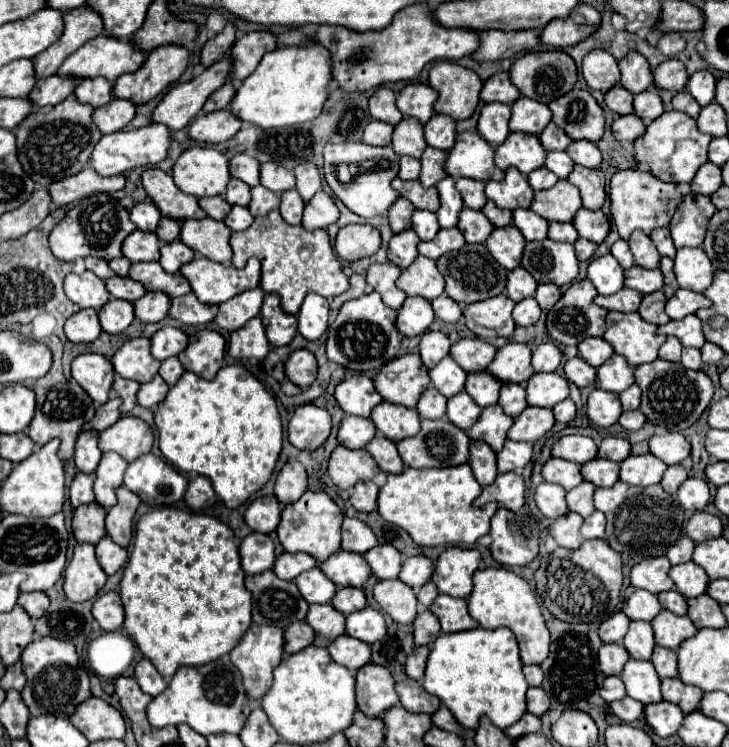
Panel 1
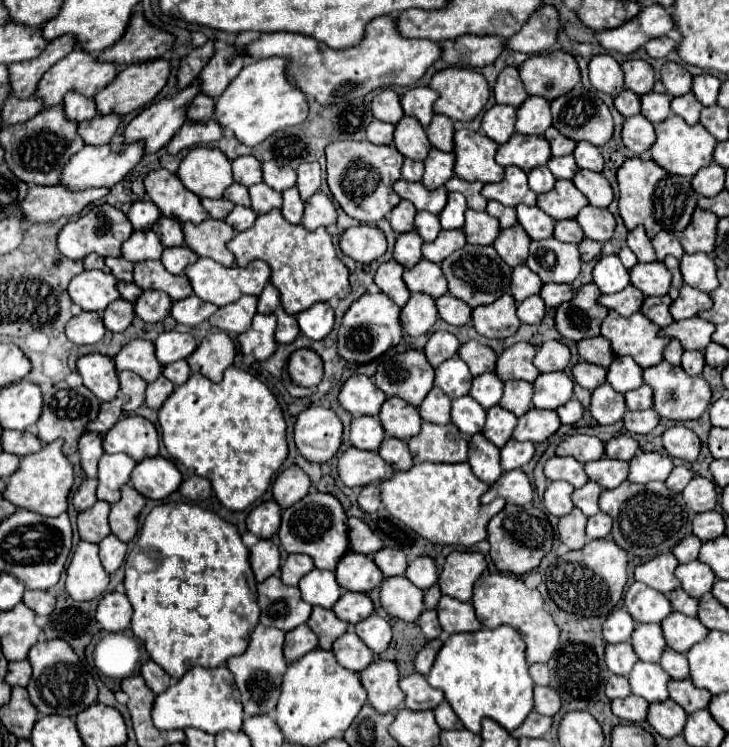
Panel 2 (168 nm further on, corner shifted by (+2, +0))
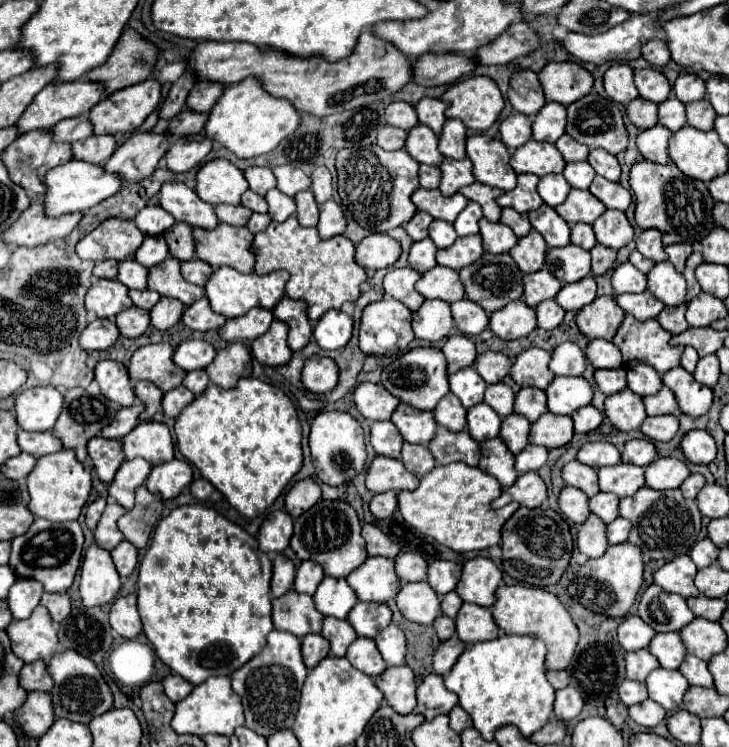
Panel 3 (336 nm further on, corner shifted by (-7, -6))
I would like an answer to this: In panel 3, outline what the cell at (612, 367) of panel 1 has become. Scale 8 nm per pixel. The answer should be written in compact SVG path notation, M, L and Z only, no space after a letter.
M636 364L632 368L626 370L626 382L628 382L628 388L638 394L638 396L650 396L650 394L656 394L660 388L662 388L662 378L660 374L652 368L652 366L646 366L646 364Z

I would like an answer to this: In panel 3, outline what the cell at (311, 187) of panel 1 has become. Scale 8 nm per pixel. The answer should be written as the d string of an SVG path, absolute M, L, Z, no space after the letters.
M318 166L312 172L312 194L318 204L324 204L332 194L332 176L326 166Z

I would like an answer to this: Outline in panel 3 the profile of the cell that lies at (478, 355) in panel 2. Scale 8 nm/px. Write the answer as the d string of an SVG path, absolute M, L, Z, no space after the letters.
M484 352L474 362L478 374L486 380L486 384L500 382L510 372L510 360L502 352Z

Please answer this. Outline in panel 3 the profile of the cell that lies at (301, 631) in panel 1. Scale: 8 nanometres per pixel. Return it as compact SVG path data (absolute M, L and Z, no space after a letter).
M308 634L302 640L302 658L306 668L314 668L322 658L326 658L330 654L330 644L324 636L320 634Z

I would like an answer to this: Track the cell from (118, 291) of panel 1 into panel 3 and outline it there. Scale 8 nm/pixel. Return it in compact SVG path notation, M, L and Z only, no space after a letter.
M130 290L130 298L132 298L134 306L144 308L144 310L150 310L158 302L160 294L156 294L152 290Z

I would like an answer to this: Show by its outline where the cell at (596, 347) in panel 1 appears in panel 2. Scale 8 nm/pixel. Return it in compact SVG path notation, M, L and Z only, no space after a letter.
M603 336L579 340L577 342L577 350L579 350L581 360L591 362L591 364L597 364L597 366L603 366L603 368L609 368L611 360L615 358L609 340L605 340Z

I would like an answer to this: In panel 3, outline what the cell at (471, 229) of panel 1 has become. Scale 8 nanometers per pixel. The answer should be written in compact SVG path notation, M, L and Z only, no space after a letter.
M480 218L480 236L484 240L484 250L492 252L492 254L502 254L508 252L516 242L516 234L502 222L488 222L486 218Z

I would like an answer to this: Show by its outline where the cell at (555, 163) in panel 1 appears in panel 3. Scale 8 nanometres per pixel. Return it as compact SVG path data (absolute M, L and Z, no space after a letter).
M572 162L572 164L566 164L564 168L564 178L568 180L568 184L572 188L588 188L592 184L592 178L596 176L596 172L592 170L592 166L588 162Z

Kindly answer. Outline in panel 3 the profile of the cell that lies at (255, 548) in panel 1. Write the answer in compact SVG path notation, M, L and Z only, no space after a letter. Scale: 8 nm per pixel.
M278 554L272 562L272 580L270 580L270 588L276 598L280 598L282 594L286 594L286 590L292 588L294 574L296 574L296 568L292 560L286 558L284 554Z

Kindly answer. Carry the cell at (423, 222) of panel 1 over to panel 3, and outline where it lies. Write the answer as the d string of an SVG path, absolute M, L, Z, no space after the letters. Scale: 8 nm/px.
M434 220L430 224L430 238L434 240L434 244L438 248L448 248L454 244L454 240L458 238L458 234L454 232L454 226L444 222L444 220Z

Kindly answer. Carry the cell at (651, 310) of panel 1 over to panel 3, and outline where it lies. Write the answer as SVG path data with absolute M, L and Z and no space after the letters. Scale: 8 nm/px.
M680 304L680 306L674 306L674 308L664 308L656 320L660 322L660 326L672 334L680 334L688 328L688 322L684 318L684 312L686 312L686 304Z

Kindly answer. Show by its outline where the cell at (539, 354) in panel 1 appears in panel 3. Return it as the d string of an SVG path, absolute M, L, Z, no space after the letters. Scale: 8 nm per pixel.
M564 342L552 352L550 370L556 376L580 376L586 368L586 356L574 342Z

